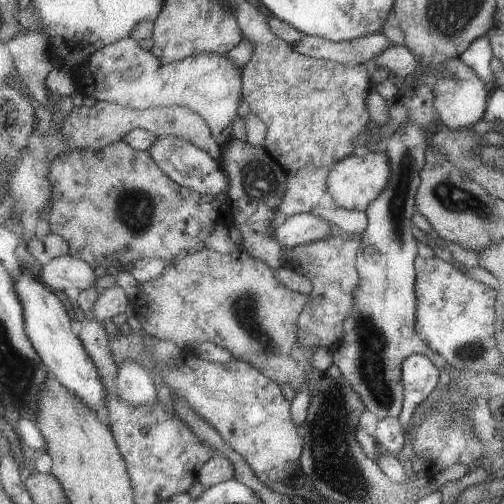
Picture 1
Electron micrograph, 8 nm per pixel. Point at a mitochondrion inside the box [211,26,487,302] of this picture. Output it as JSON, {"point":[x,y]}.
{"point":[408,163]}

